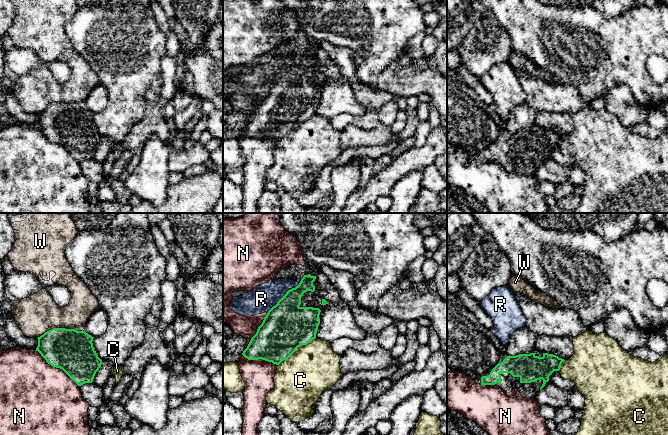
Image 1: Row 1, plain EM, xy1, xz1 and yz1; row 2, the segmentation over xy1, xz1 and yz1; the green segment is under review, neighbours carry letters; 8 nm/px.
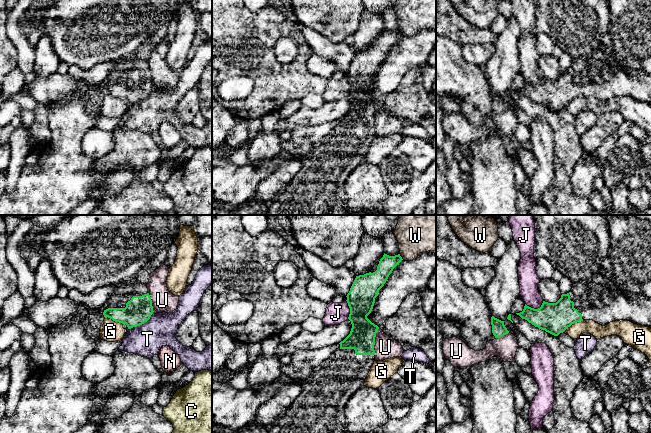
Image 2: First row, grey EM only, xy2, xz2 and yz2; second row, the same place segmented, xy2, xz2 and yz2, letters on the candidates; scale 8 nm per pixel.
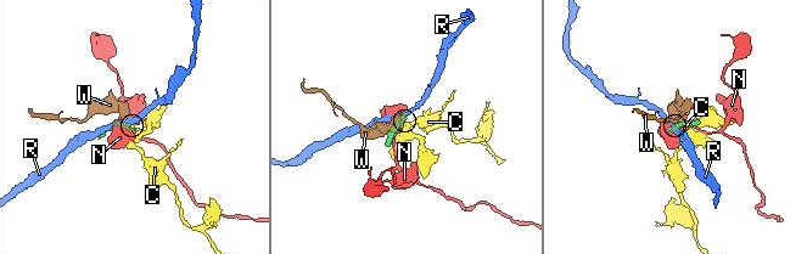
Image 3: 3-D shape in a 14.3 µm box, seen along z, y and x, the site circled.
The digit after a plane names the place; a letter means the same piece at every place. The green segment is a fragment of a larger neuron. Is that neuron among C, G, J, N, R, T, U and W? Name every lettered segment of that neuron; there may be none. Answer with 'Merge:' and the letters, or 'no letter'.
Merge: no letter

